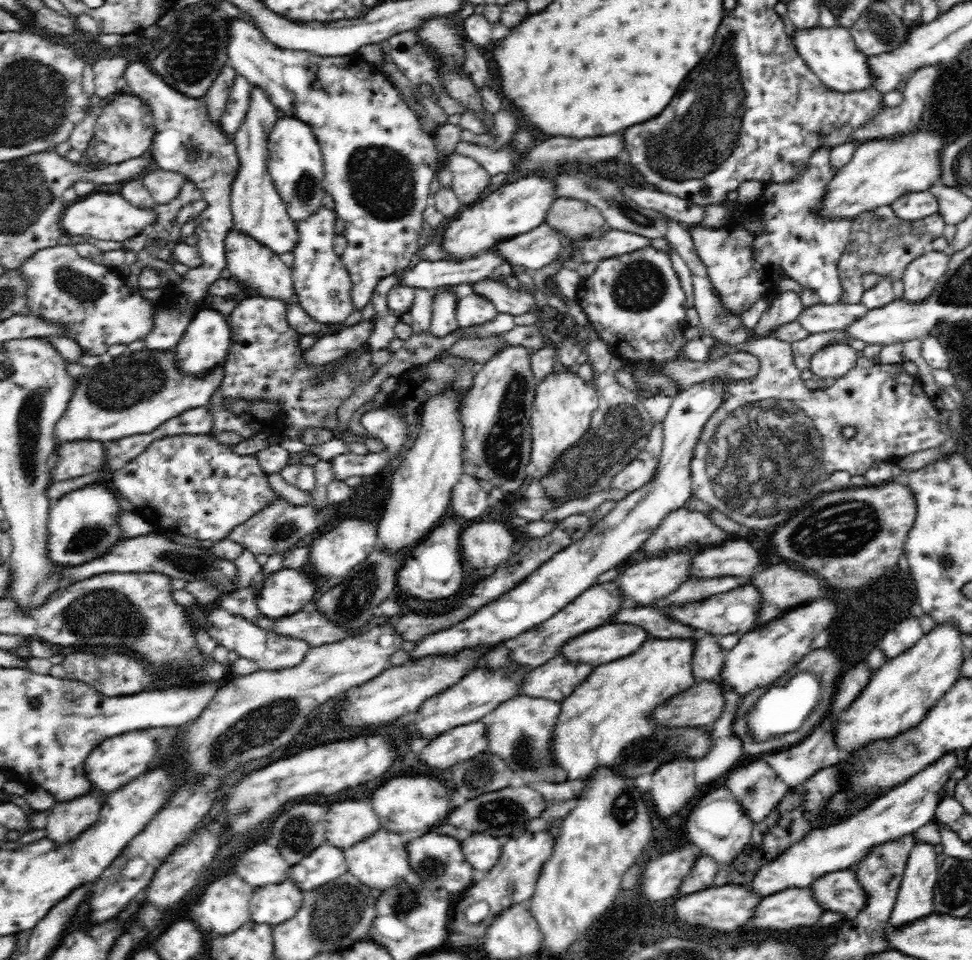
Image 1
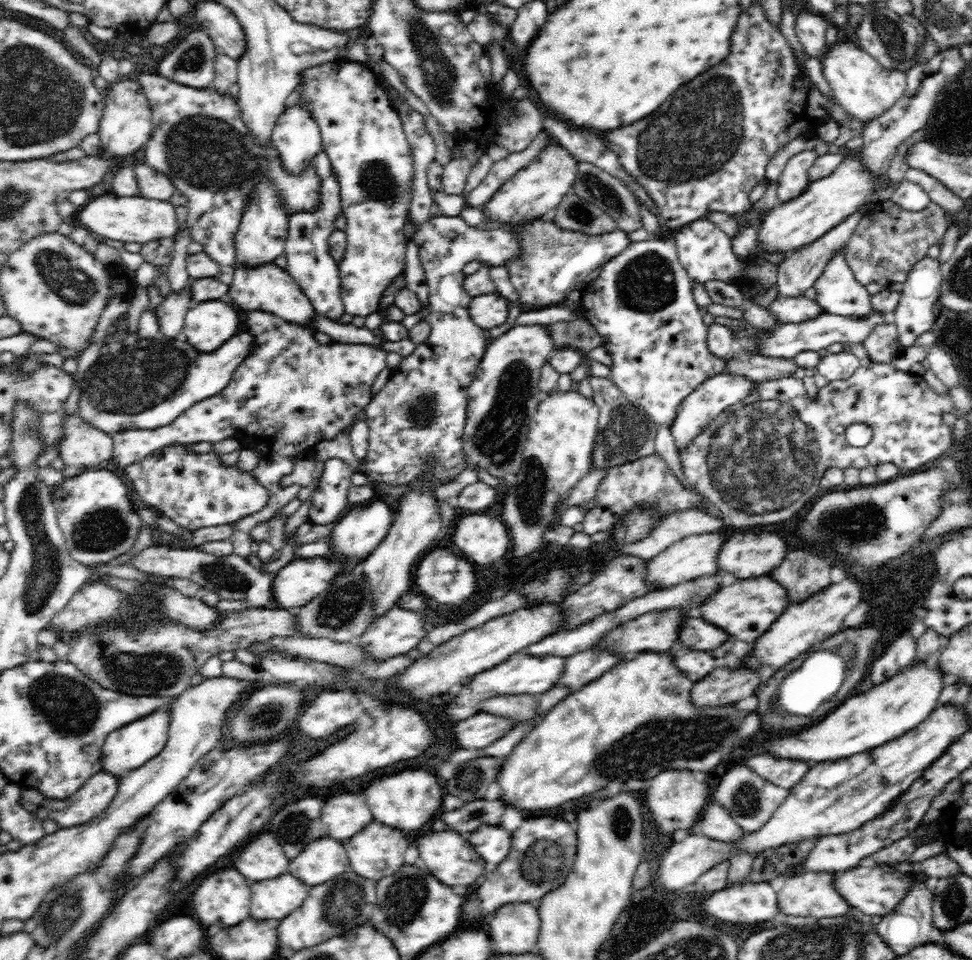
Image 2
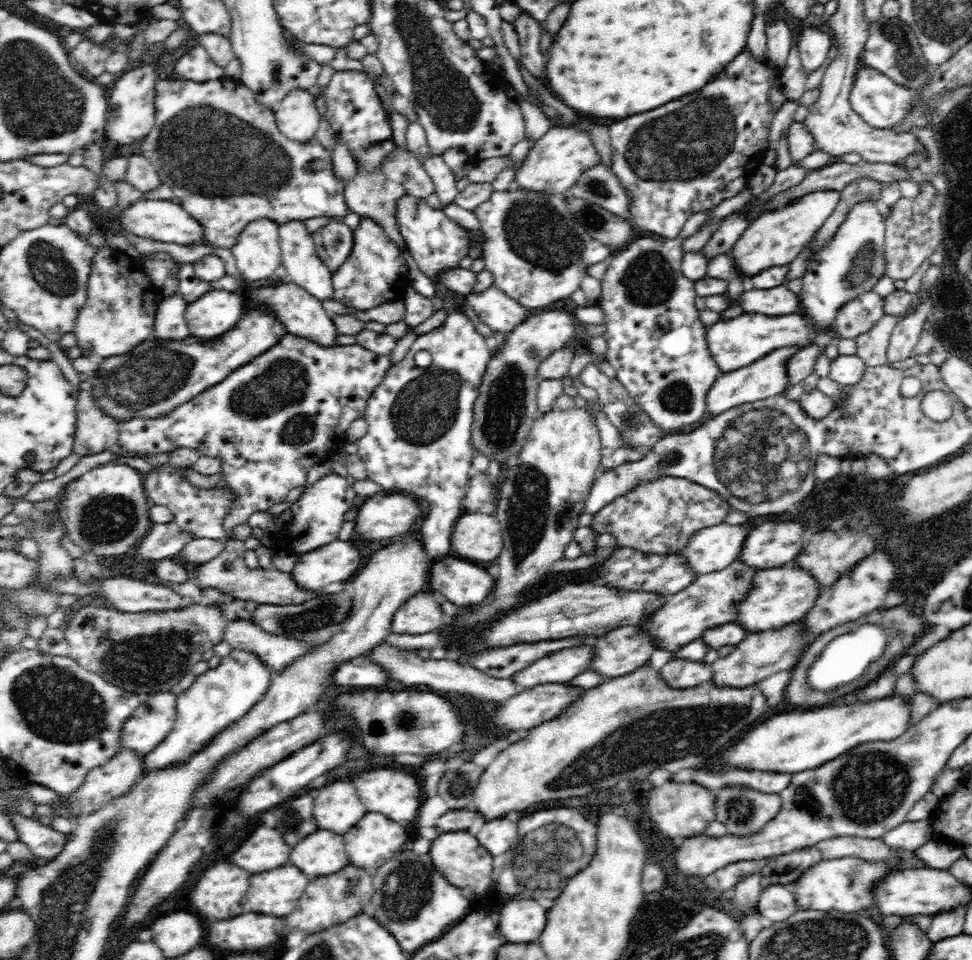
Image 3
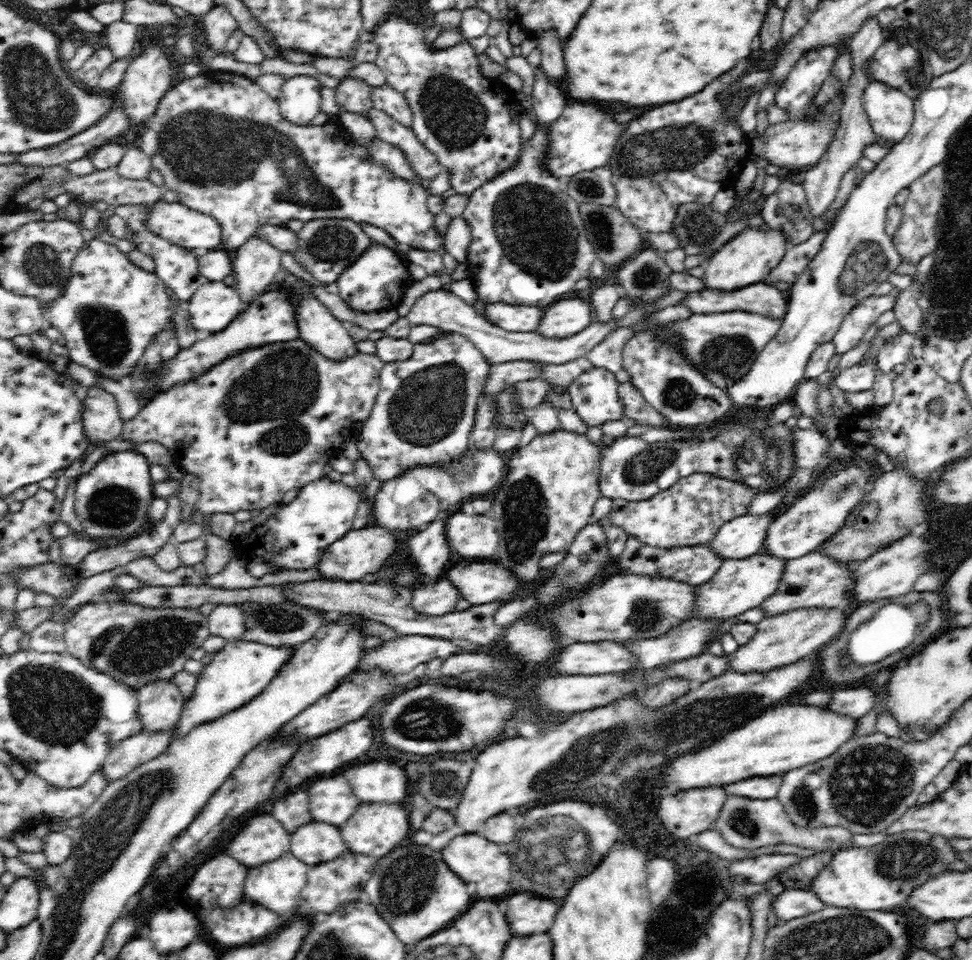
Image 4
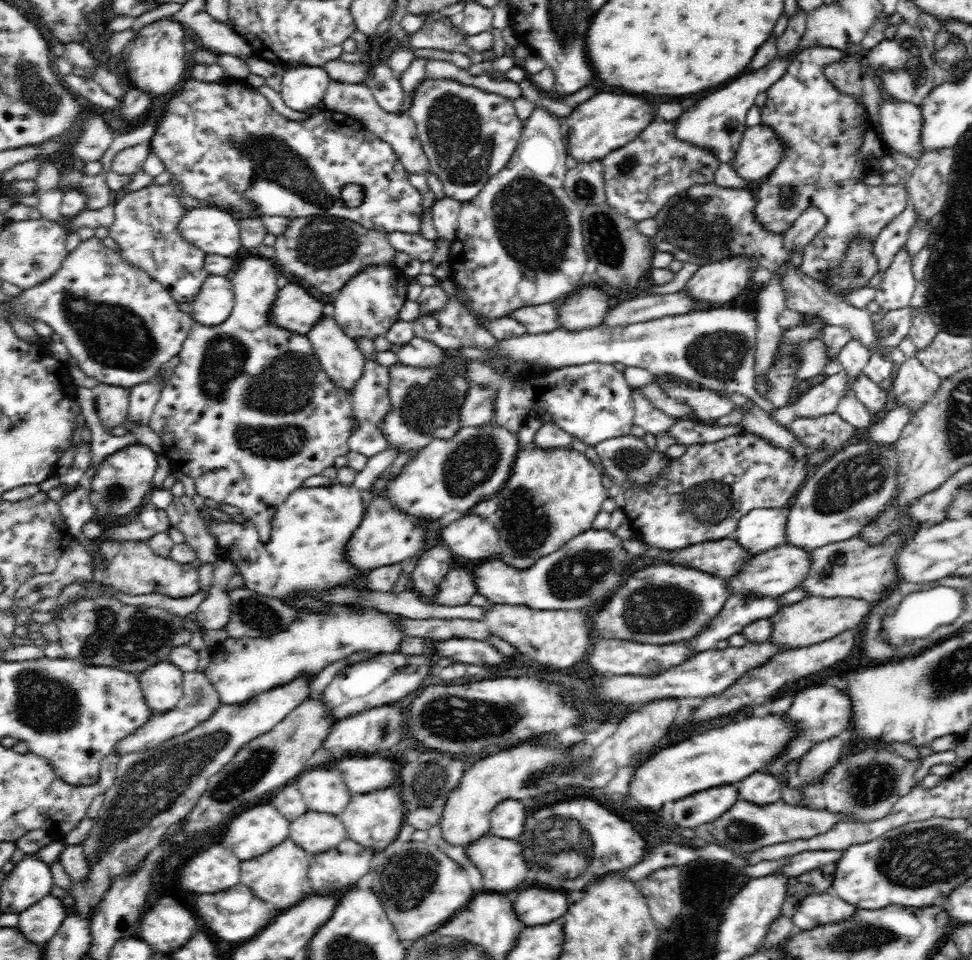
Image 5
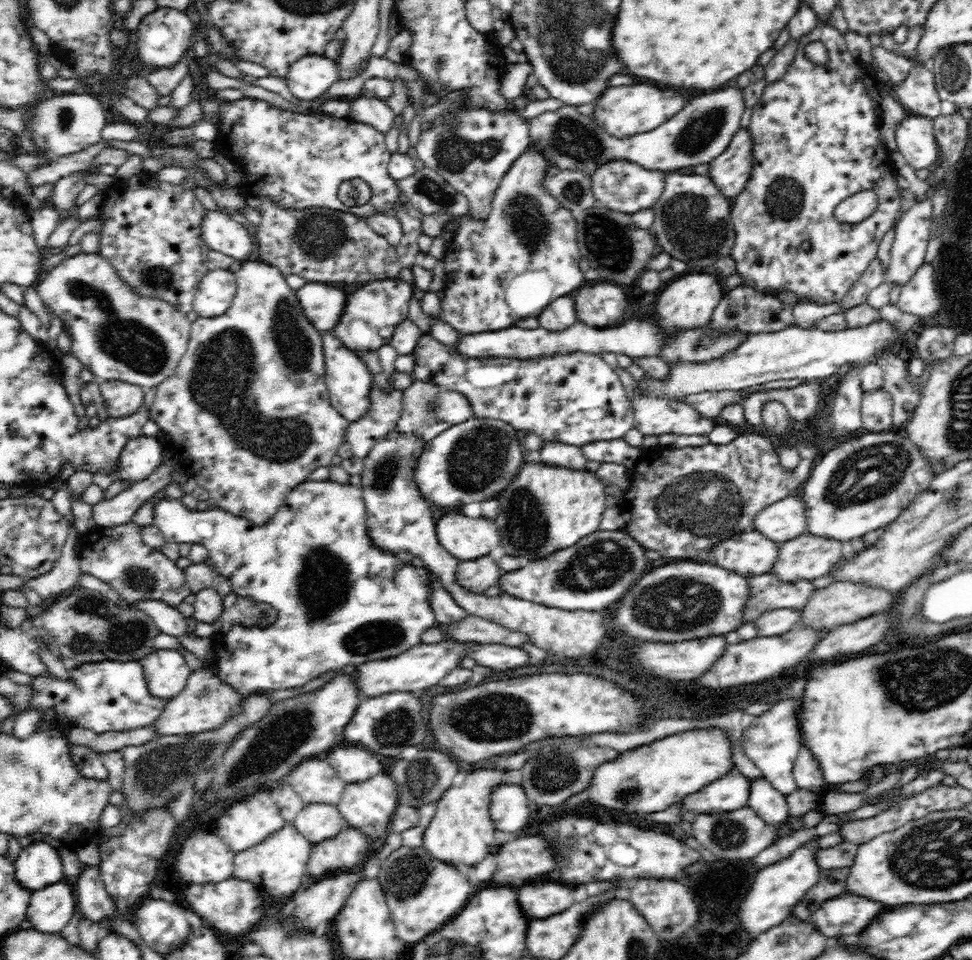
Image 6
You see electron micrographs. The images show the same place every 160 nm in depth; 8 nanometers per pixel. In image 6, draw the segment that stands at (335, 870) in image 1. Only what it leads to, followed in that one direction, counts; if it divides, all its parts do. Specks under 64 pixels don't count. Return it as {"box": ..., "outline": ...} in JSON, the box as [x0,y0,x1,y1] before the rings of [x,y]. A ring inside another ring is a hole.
{"box":[290,803,347,845],"outline":[[[307,803],[290,825],[313,845],[334,838],[347,826],[336,805],[320,803]]]}

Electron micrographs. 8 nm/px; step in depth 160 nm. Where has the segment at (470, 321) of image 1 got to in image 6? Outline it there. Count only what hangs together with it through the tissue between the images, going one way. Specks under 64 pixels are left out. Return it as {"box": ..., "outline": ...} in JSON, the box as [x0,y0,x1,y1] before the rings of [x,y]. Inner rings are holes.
{"box":[536,295,576,332],"outline":[[[568,295],[557,298],[550,302],[544,310],[536,316],[538,326],[546,330],[556,332],[566,330],[568,326],[576,323],[576,313],[574,313],[574,301]]]}

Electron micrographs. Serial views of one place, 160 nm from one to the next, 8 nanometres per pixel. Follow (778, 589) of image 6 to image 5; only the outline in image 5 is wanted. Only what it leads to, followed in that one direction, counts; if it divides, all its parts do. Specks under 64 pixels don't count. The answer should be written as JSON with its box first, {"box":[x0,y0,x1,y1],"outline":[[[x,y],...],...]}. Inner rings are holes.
{"box":[676,595,780,654],"outline":[[[732,595],[726,602],[724,602],[724,606],[722,606],[722,610],[719,610],[718,614],[710,620],[710,624],[706,624],[696,636],[692,636],[692,638],[688,638],[688,640],[682,640],[681,642],[676,643],[682,643],[682,645],[686,645],[688,649],[692,649],[692,653],[696,654],[700,651],[707,651],[710,649],[716,649],[716,644],[718,644],[718,641],[720,640],[727,640],[727,638],[730,638],[732,634],[738,634],[741,632],[742,628],[746,626],[746,624],[750,624],[750,622],[754,622],[754,620],[758,619],[768,619],[773,614],[776,614],[780,610],[780,605],[778,605],[778,601],[776,601],[775,598],[768,598],[768,597],[738,597],[738,595]]]}

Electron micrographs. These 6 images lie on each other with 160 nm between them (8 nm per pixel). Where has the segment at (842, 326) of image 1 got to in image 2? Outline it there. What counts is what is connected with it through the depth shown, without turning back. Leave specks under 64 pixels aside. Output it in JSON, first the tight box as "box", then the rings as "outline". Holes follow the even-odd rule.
{"box":[768,295,826,324],"outline":[[[804,295],[776,299],[768,308],[778,320],[788,324],[808,322],[826,313],[816,300],[808,299]]]}

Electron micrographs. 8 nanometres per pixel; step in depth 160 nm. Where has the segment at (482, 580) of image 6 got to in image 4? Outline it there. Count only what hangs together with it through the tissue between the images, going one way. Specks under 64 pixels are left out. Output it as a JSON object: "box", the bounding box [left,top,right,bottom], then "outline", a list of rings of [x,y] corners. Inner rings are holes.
{"box":[410,578,460,616],"outline":[[[440,578],[434,585],[414,589],[410,596],[410,607],[420,615],[442,616],[456,611],[456,602],[460,600],[458,594],[450,582]]]}

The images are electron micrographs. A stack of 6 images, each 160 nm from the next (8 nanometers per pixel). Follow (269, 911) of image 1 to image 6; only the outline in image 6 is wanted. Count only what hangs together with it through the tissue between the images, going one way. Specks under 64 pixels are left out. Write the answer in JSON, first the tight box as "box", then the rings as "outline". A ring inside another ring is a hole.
{"box":[233,823,313,901],"outline":[[[286,823],[278,832],[273,832],[260,844],[235,853],[233,876],[252,882],[258,892],[268,901],[268,896],[276,901],[292,898],[298,889],[308,882],[307,866],[313,844],[308,842],[296,827]]]}

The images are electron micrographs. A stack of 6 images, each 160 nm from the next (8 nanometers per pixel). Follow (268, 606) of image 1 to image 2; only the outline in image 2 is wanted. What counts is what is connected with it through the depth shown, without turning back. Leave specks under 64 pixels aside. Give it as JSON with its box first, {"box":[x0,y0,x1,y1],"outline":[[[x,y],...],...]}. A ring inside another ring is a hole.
{"box":[272,557,344,609],"outline":[[[328,557],[292,559],[272,582],[274,609],[302,608],[327,590],[344,566]]]}

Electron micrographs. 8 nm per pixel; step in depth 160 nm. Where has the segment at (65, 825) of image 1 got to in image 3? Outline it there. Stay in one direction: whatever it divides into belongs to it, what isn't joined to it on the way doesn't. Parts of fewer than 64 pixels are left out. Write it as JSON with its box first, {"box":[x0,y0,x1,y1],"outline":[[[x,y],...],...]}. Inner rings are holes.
{"box":[50,749,144,822],"outline":[[[122,749],[115,757],[112,757],[102,766],[93,768],[84,778],[84,784],[72,794],[60,795],[58,802],[52,802],[50,807],[56,816],[66,817],[75,822],[82,815],[92,814],[100,810],[104,805],[113,801],[116,797],[121,797],[137,783],[142,776],[142,762],[144,757],[140,757],[134,751]]]}

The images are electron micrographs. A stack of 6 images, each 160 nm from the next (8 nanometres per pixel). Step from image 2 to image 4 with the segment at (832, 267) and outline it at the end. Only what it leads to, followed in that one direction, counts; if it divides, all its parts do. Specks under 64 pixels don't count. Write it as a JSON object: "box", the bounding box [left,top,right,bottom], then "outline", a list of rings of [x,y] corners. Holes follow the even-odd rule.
{"box":[831,295,896,355],"outline":[[[872,295],[852,308],[831,340],[836,353],[841,355],[854,348],[864,338],[868,328],[874,325],[884,312],[894,308],[894,300],[896,300],[895,295]]]}

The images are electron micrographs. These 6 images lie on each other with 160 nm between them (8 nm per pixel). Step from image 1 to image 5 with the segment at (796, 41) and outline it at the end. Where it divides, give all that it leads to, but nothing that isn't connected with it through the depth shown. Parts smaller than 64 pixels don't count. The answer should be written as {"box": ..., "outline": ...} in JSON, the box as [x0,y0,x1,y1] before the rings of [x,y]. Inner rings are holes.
{"box":[878,94,922,159],"outline":[[[888,94],[881,101],[878,127],[888,146],[913,159],[920,159],[922,111],[918,105],[900,101]]]}

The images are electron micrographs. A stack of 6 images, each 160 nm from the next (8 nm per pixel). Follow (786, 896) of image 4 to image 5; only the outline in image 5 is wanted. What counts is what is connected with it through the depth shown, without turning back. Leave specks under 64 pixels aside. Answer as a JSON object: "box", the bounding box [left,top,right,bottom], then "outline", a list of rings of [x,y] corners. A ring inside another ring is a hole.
{"box":[790,892,856,930],"outline":[[[812,892],[796,902],[794,915],[790,919],[798,930],[811,930],[819,924],[836,923],[847,917],[851,918],[853,913],[856,913],[856,908],[846,901],[826,892]]]}

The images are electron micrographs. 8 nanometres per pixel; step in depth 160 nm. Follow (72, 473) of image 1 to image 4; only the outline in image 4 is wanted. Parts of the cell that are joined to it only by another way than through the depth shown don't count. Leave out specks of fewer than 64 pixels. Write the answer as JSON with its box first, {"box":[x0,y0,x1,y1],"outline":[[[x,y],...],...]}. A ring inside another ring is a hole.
{"box":[82,386,123,444],"outline":[[[99,386],[88,387],[82,401],[82,422],[88,444],[120,439],[123,419],[114,395]]]}

